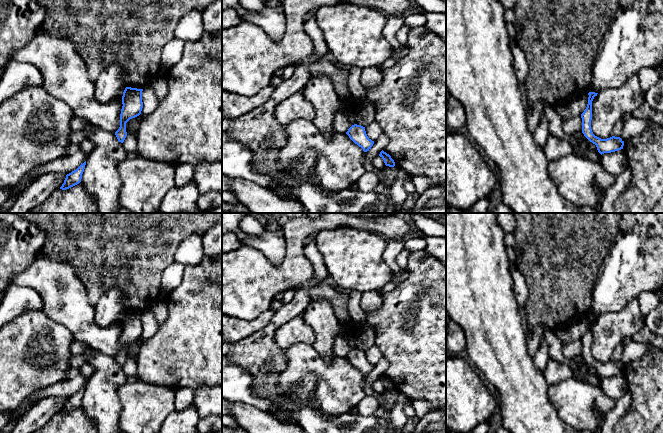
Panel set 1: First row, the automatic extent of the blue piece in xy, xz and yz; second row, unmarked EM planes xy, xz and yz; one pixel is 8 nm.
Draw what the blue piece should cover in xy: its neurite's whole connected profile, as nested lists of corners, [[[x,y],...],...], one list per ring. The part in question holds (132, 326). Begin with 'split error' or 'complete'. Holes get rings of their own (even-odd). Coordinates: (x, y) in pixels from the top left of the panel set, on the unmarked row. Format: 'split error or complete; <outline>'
complete; [[[126,311],[122,320],[122,333],[120,338],[120,351],[115,356],[119,366],[123,367],[126,360],[126,347],[141,338],[143,332],[142,326],[143,313]]]

